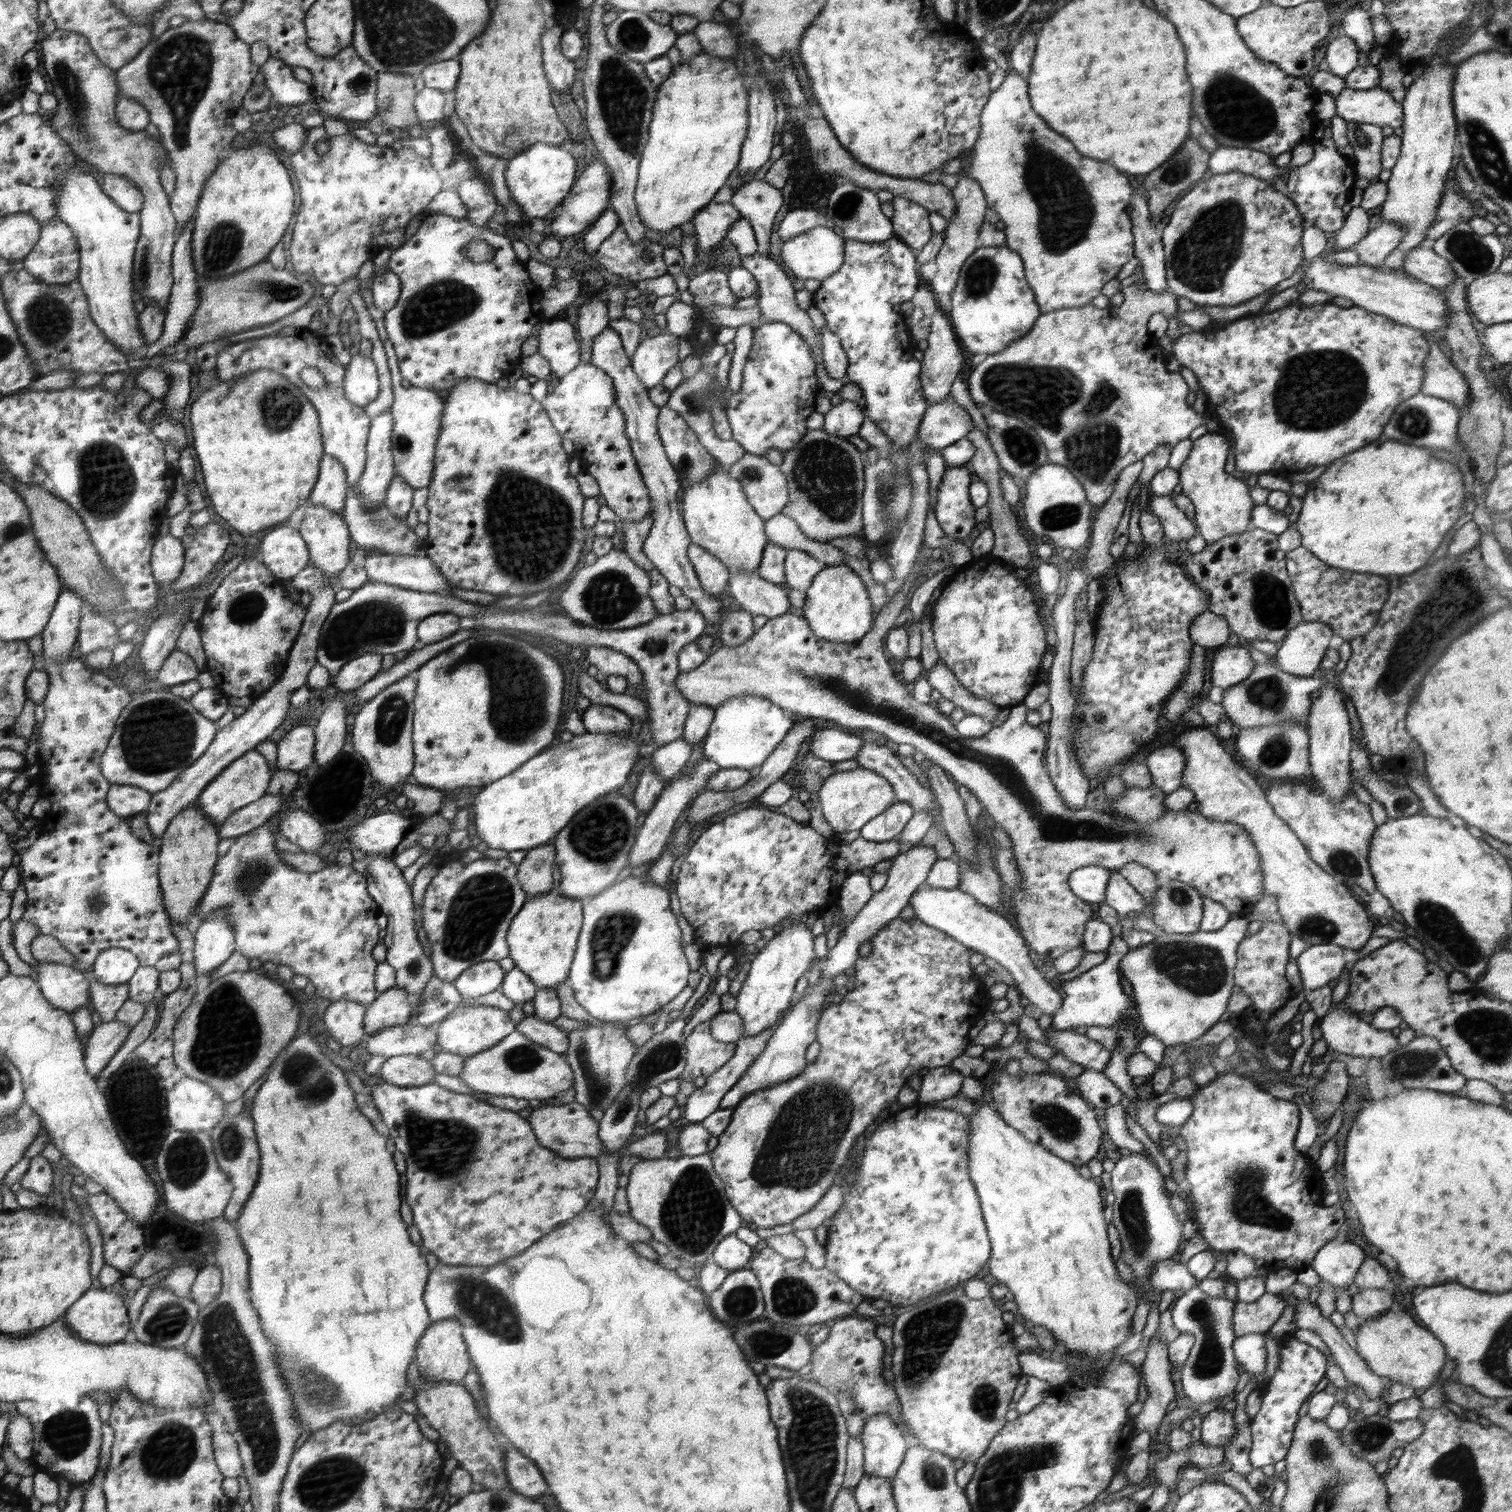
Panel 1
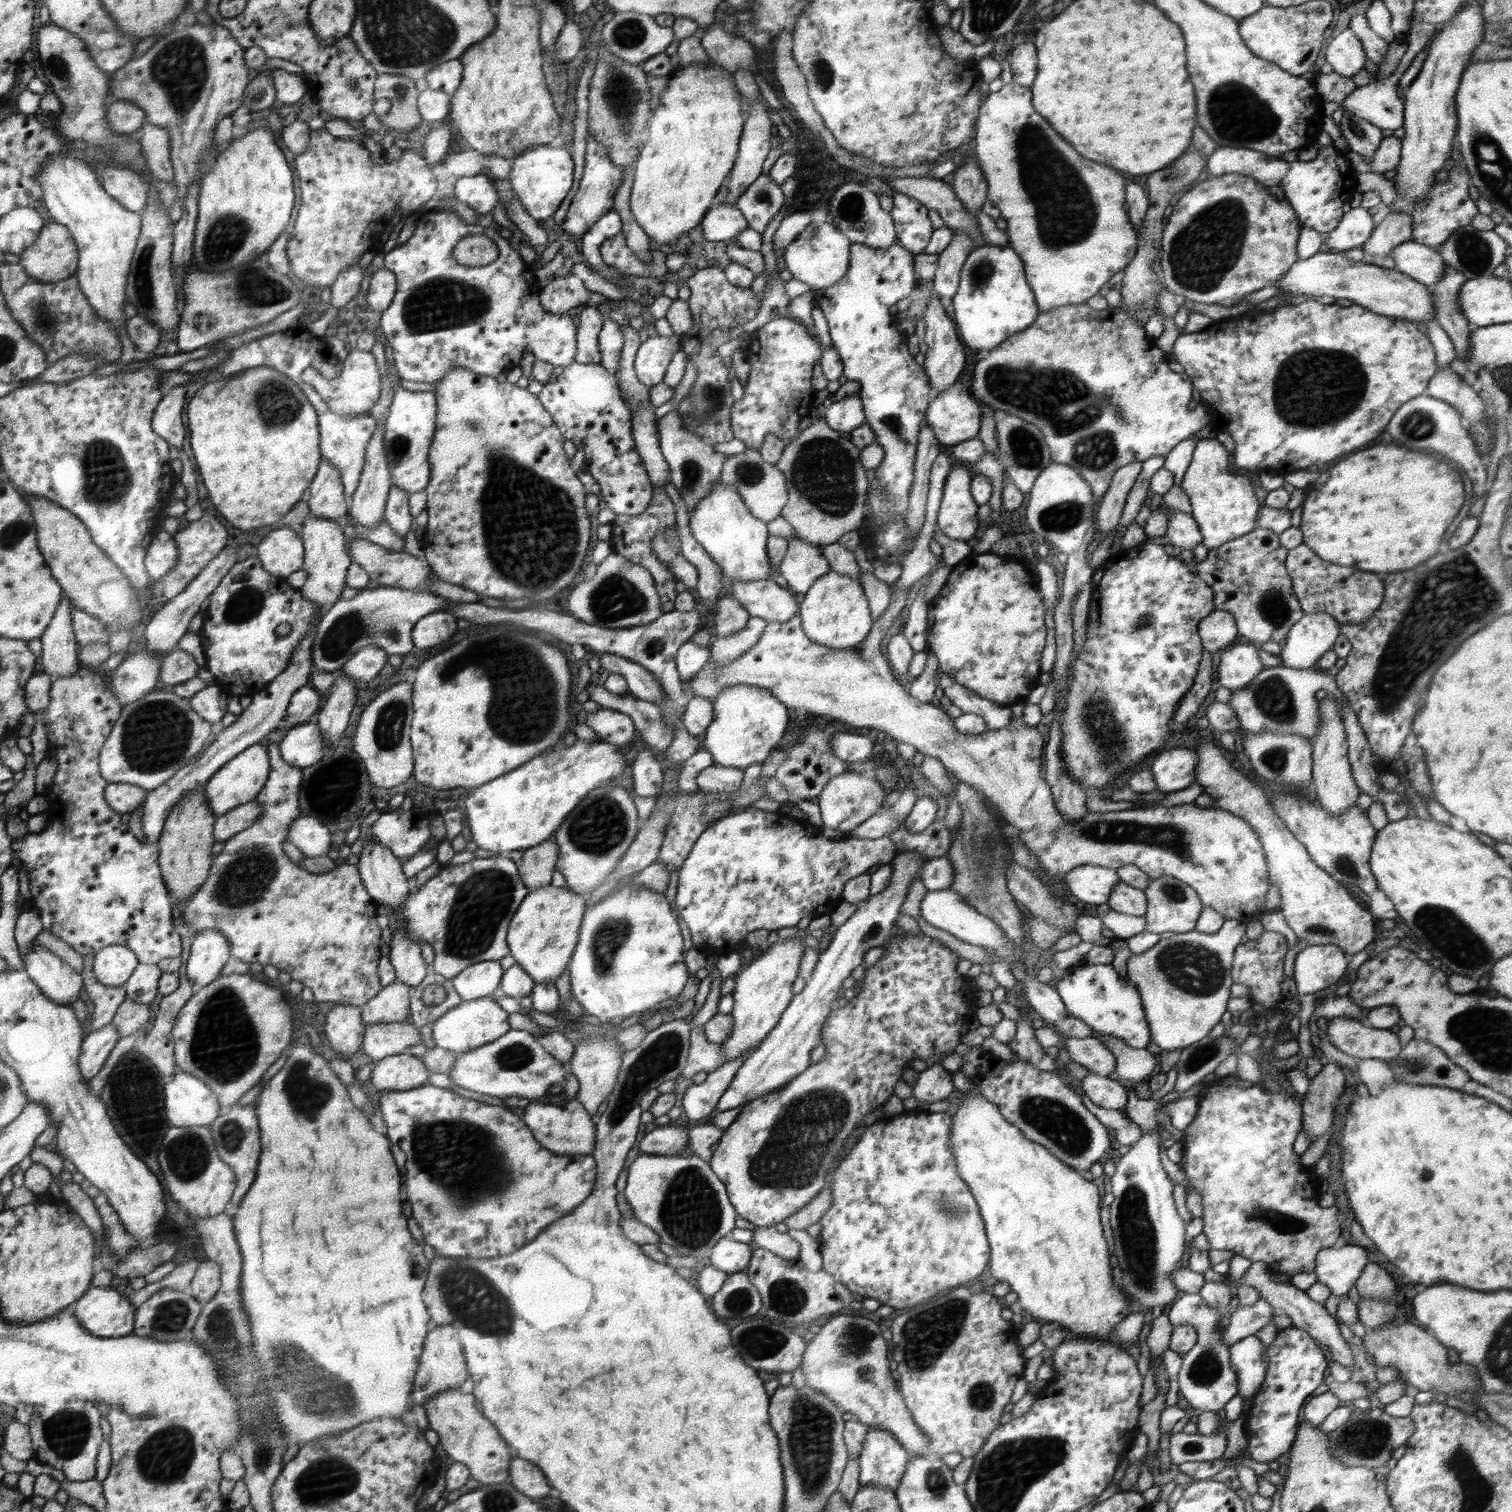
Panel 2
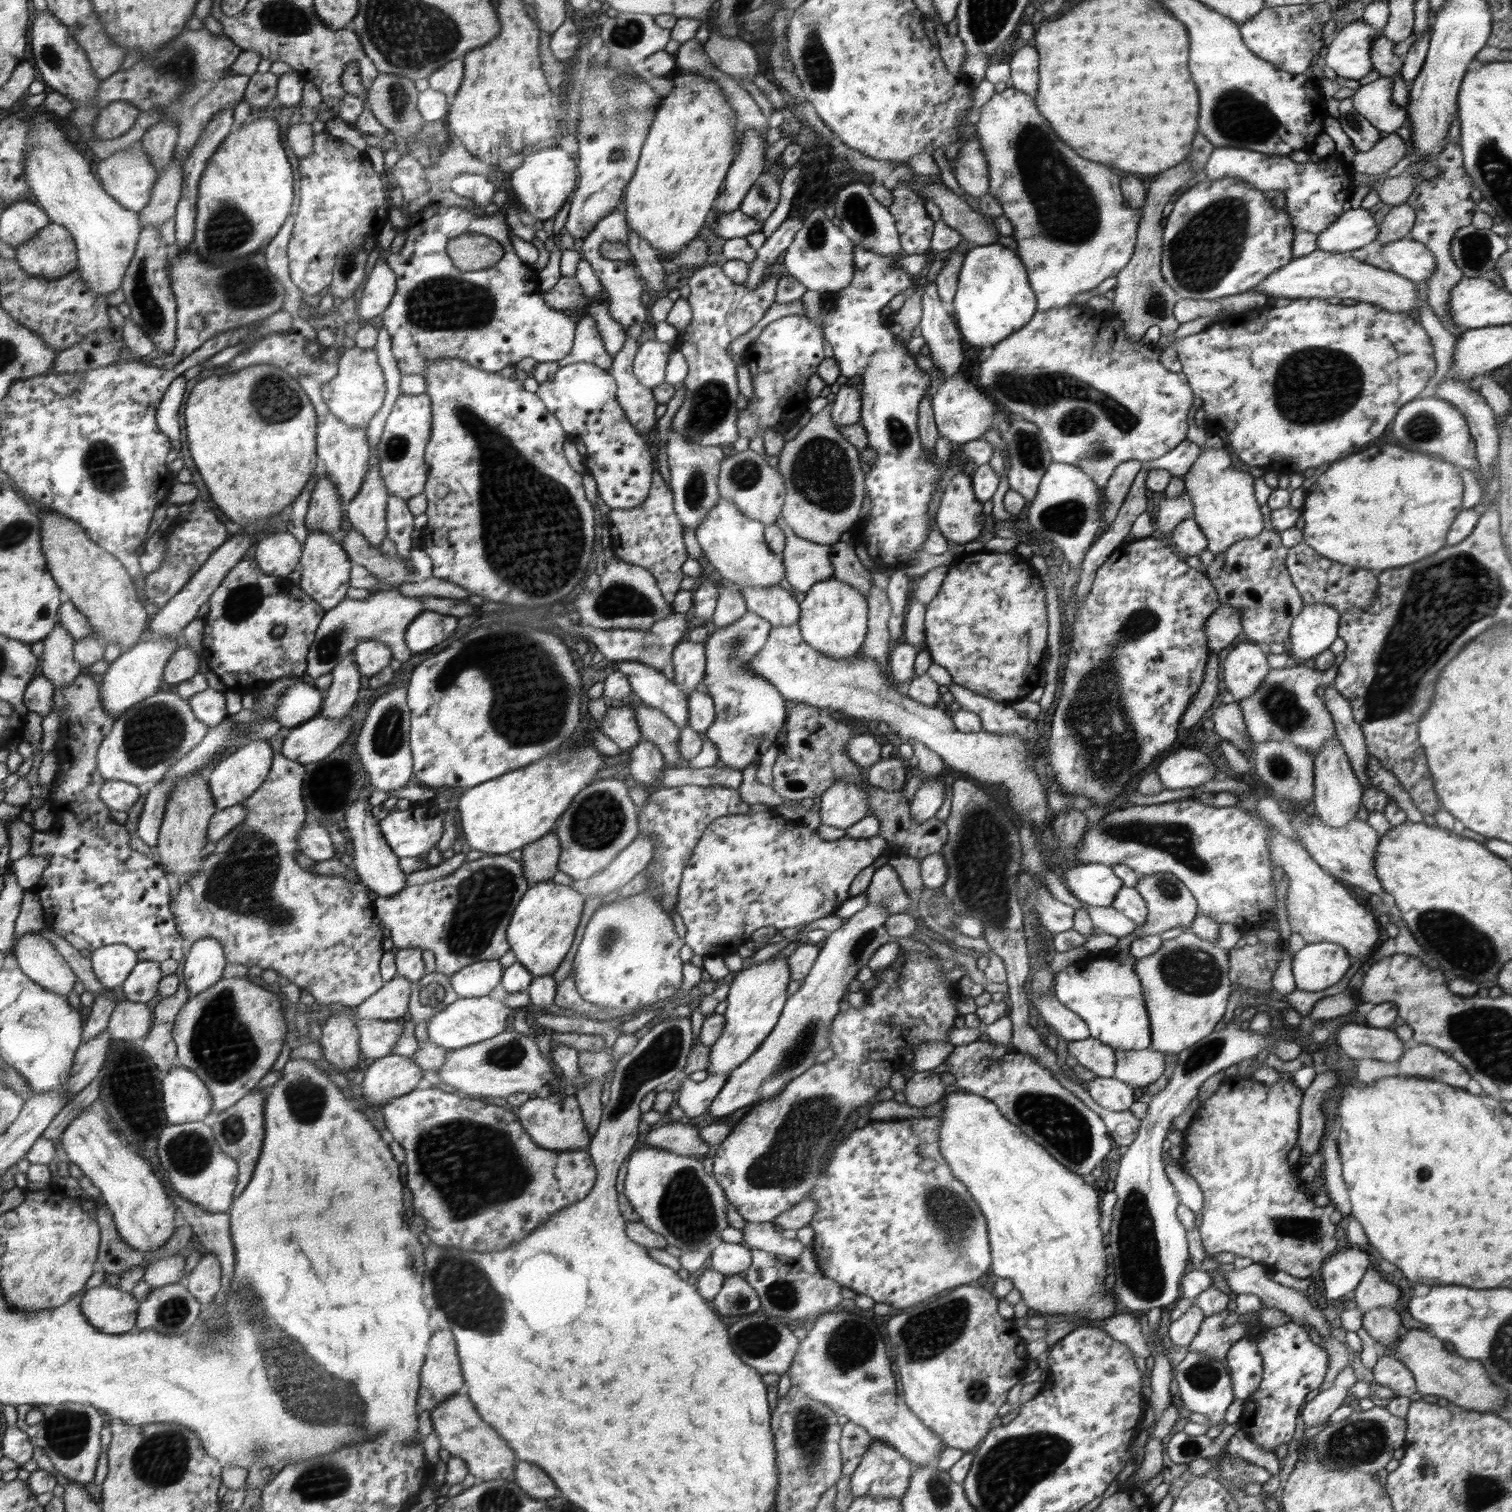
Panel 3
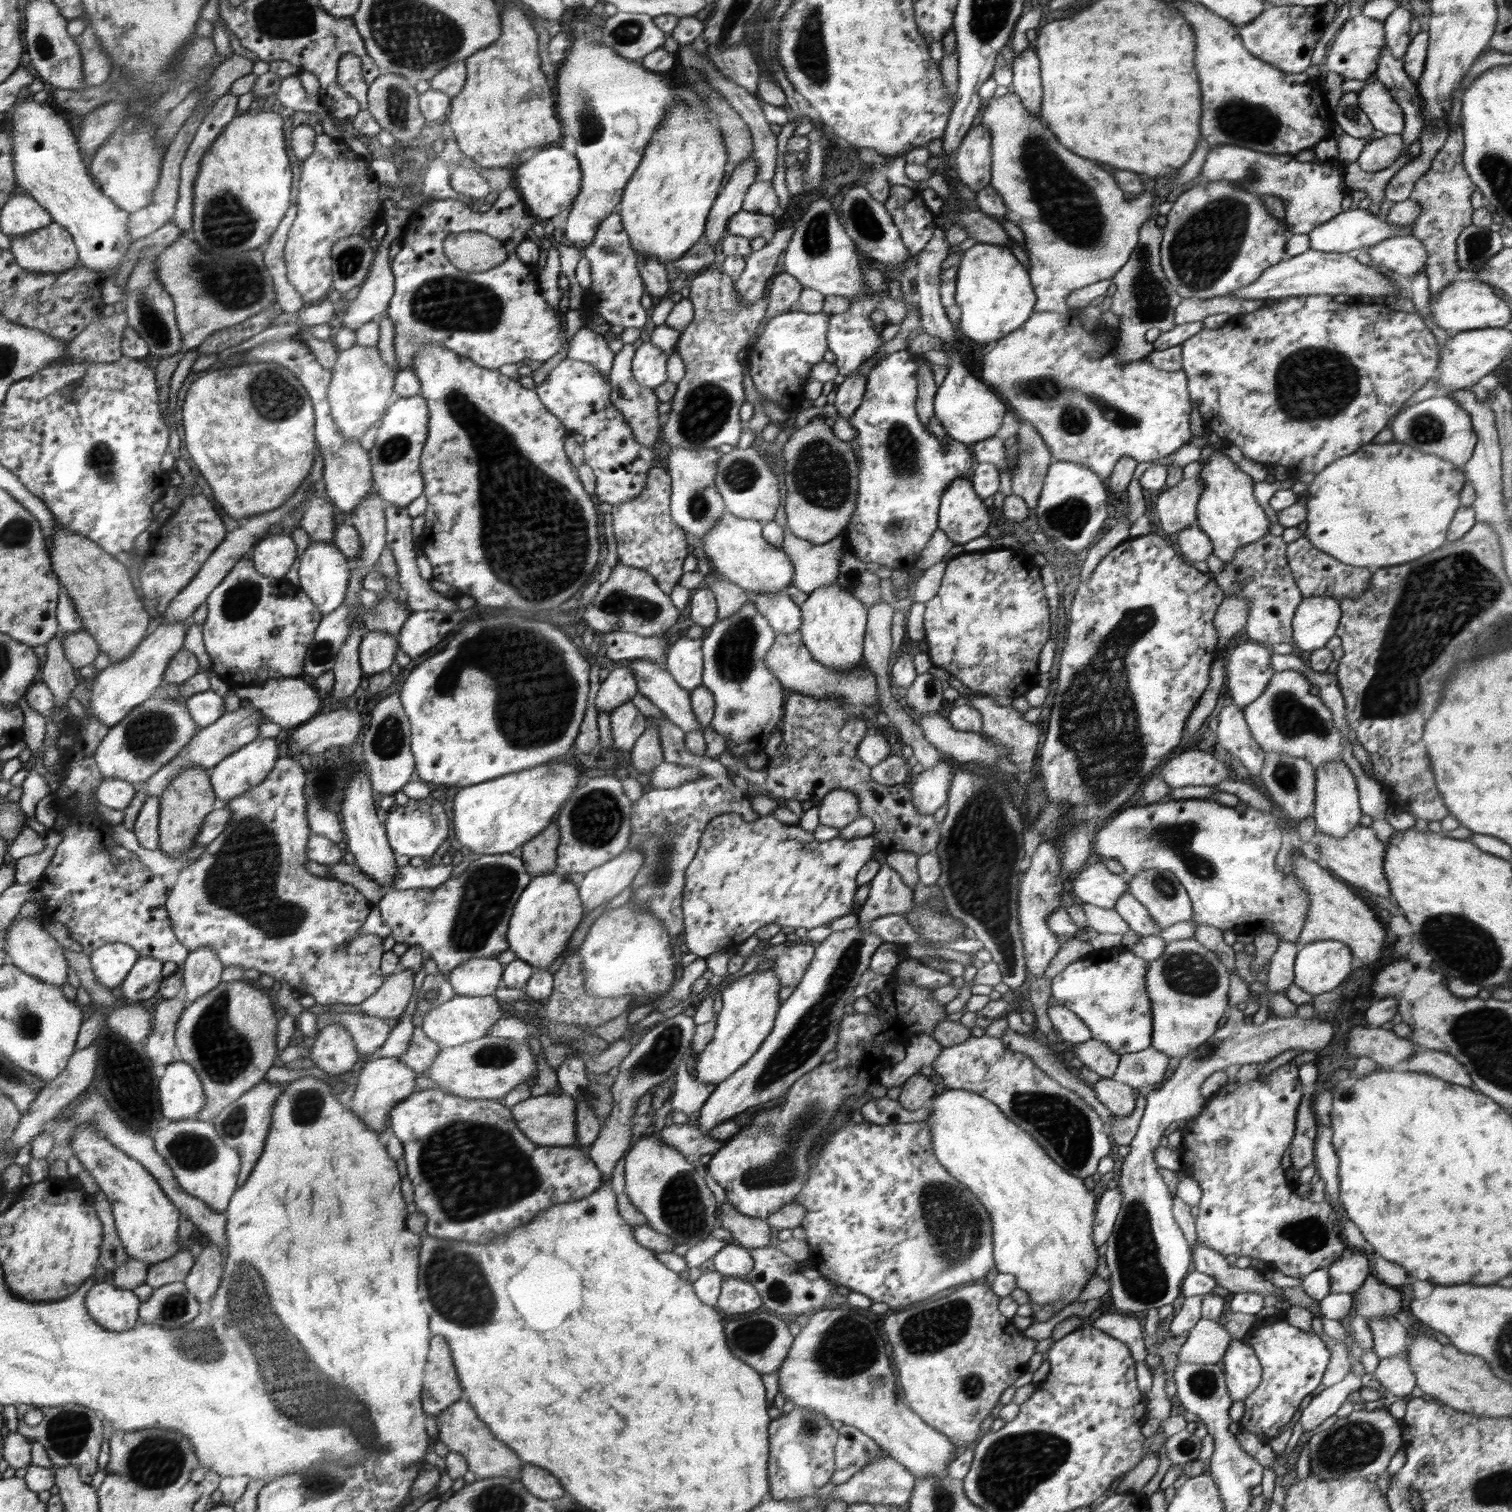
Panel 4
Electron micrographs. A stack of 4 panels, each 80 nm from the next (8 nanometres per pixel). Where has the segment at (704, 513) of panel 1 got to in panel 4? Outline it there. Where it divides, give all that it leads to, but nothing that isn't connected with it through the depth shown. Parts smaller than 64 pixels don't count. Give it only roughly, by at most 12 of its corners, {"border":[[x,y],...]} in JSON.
{"border":[[724,510],[703,544],[749,594],[784,593],[795,564],[760,521]]}

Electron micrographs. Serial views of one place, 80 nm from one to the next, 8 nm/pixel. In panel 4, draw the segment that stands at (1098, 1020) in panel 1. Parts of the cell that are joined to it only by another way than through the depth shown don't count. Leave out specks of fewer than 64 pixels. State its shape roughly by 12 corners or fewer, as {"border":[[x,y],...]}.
{"border":[[1072,962],[1055,1002],[1118,1054],[1151,1047],[1149,962]]}

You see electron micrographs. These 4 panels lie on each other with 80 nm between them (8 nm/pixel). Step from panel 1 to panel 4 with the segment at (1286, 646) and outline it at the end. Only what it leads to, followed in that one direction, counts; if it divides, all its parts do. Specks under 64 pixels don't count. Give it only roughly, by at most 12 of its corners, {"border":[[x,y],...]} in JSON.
{"border":[[1332,597],[1302,598],[1292,643],[1312,652],[1335,635],[1342,609]]}

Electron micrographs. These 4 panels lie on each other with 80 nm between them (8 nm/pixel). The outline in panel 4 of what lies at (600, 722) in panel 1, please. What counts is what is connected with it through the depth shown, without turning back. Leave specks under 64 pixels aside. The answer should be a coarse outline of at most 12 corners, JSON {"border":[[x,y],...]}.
{"border":[[632,702],[609,716],[614,746],[629,753],[647,729]]}

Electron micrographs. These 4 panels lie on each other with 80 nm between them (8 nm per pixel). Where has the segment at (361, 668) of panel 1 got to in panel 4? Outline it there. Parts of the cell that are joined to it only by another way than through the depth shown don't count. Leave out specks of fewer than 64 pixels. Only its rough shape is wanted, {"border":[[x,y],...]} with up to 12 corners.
{"border":[[375,630],[359,644],[363,673],[376,675],[395,661],[398,639]]}

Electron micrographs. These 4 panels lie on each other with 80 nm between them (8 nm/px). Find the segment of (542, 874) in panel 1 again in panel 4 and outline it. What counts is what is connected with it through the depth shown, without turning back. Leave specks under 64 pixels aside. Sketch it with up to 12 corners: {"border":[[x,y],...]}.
{"border":[[553,822],[522,846],[531,878],[558,870],[559,828]]}

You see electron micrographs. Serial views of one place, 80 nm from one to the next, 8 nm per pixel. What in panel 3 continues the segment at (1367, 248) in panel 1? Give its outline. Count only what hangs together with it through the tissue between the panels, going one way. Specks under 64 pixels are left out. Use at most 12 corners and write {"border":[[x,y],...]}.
{"border":[[1394,206],[1379,225],[1378,248],[1408,237],[1416,211]]}

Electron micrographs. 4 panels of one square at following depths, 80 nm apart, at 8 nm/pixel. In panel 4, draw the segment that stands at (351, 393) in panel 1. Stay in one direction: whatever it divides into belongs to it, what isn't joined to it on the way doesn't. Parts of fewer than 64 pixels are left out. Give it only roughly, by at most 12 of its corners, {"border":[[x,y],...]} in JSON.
{"border":[[376,348],[339,351],[326,388],[345,439],[386,413],[396,374]]}

